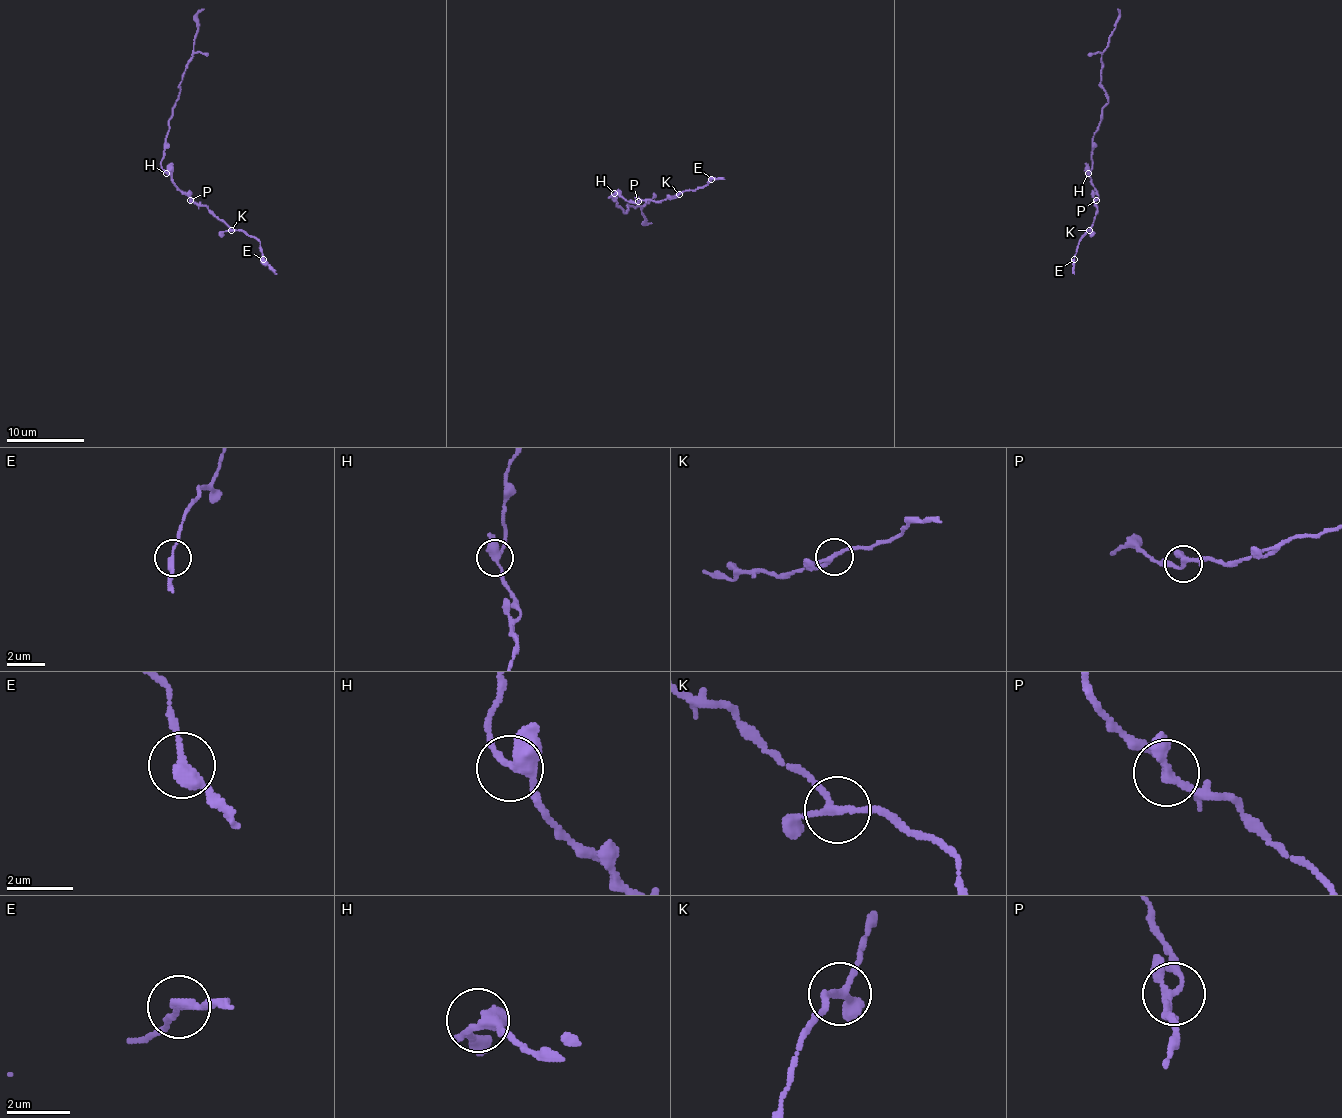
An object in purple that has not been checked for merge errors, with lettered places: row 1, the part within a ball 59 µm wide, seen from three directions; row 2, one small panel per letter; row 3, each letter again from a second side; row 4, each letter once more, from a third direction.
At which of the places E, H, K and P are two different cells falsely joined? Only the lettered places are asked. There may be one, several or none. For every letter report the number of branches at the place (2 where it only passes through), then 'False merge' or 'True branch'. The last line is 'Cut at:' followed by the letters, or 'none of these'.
E: Branches: 2. True branch
H: Branches: 3. True branch
K: Branches: 3. True branch
P: Branches: 3. True branch
Cut at: none of these

